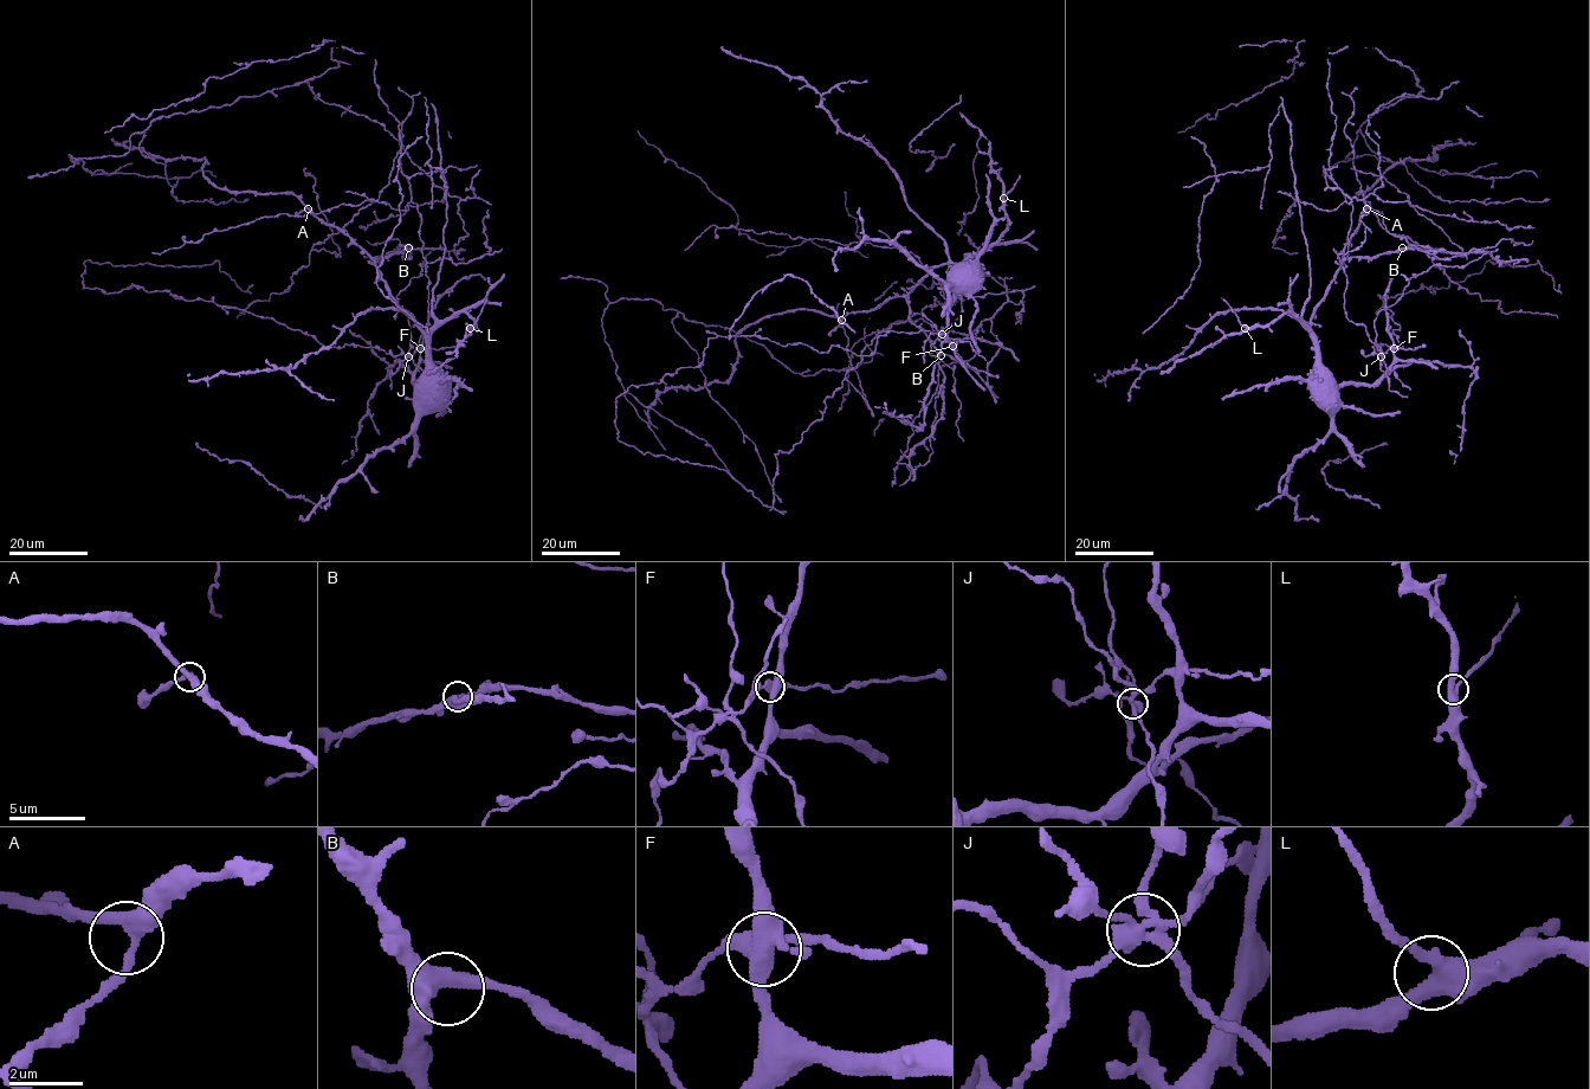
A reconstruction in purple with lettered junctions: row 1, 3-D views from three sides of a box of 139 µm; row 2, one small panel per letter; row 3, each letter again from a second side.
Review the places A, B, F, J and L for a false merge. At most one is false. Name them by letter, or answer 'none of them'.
J

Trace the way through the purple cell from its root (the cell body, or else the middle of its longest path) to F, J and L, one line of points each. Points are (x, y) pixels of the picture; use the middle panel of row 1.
F: (971, 276), (950, 305), (947, 339), (952, 346)
J: (971, 276), (950, 305), (947, 339), (952, 346), (945, 333), (941, 334)
L: (971, 276), (967, 282), (963, 265), (994, 244), (1006, 227), (1003, 198)

